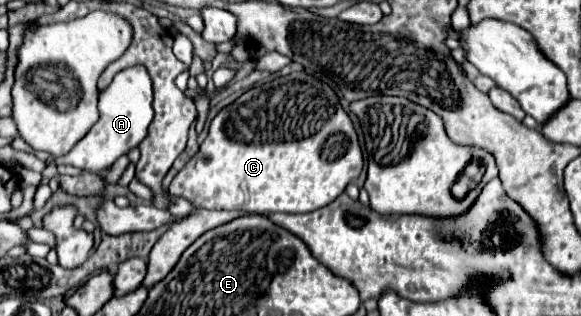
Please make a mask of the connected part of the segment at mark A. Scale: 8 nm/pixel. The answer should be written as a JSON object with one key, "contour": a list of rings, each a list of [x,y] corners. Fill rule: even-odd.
{"contour":[[[128,67],[120,71],[112,83],[106,87],[106,91],[100,93],[98,99],[98,111],[100,119],[90,127],[86,137],[82,137],[70,155],[56,158],[59,165],[74,165],[80,169],[88,169],[92,173],[98,173],[100,169],[110,167],[120,155],[128,153],[132,147],[138,147],[140,141],[146,137],[146,129],[154,117],[152,111],[152,83],[150,75],[144,67]]]}

